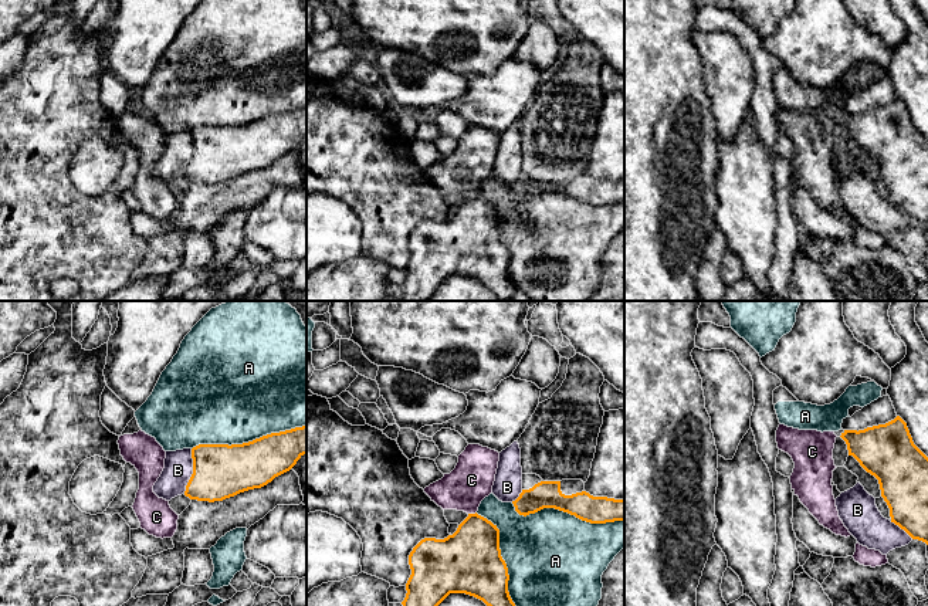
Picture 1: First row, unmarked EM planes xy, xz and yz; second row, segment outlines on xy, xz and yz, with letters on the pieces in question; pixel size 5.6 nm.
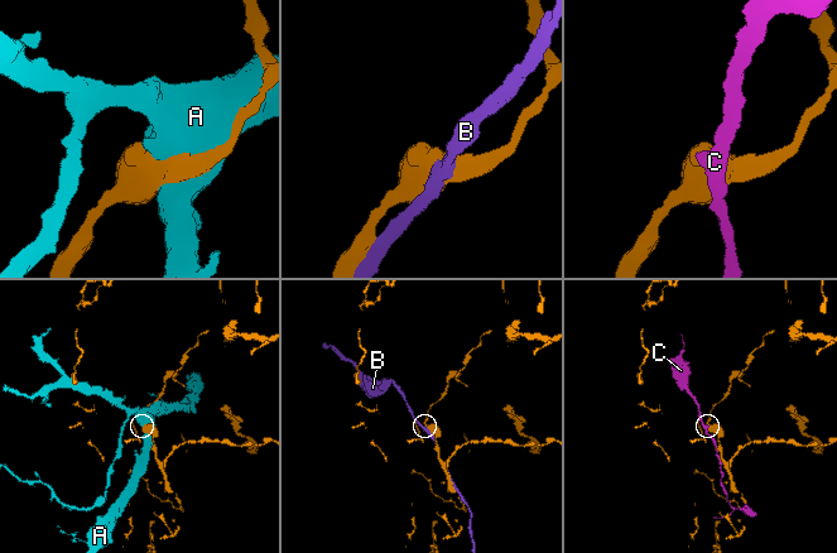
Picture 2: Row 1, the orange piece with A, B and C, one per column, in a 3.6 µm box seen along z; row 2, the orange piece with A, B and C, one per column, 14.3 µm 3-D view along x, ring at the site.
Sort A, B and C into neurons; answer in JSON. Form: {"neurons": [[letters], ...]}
{"neurons": [["A"], ["B"], ["C"]]}

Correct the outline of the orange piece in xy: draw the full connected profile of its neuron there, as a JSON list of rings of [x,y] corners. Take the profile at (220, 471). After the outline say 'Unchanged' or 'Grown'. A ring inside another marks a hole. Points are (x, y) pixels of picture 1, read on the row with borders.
[[[306,426],[243,444],[199,444],[192,448],[193,474],[184,495],[214,502],[261,488],[289,471],[304,454]]]. Unchanged

